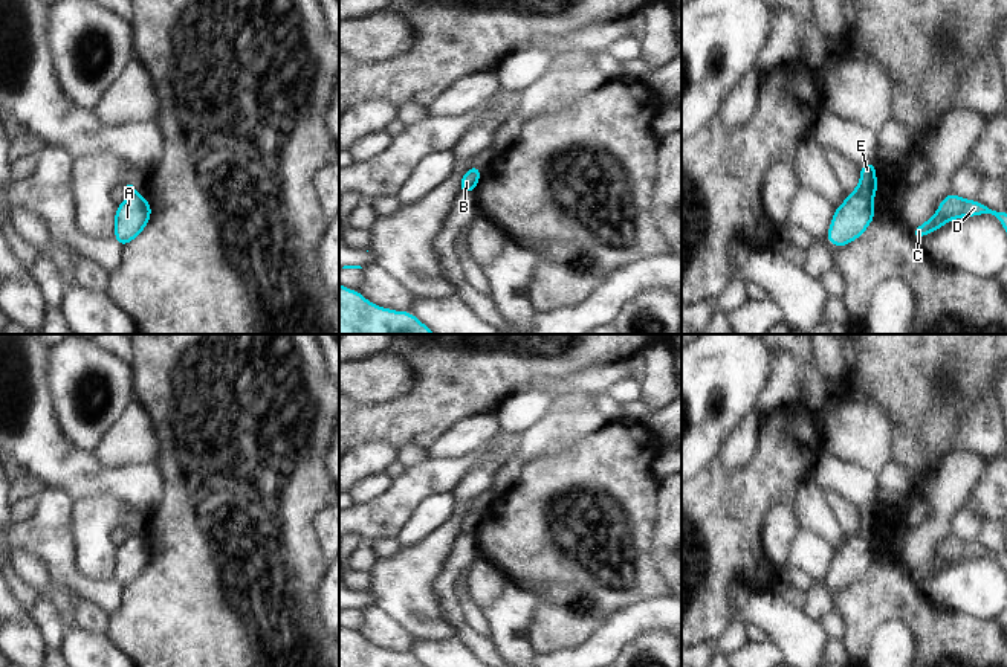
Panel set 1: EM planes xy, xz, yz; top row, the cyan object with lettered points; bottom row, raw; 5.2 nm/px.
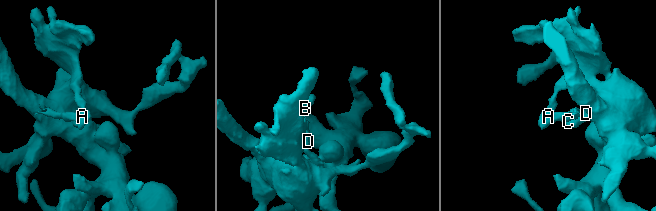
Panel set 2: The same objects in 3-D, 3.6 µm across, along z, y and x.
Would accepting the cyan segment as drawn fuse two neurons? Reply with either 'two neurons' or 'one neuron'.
two neurons

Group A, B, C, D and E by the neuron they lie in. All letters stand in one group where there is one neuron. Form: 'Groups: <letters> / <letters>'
Groups: A / B C D E.

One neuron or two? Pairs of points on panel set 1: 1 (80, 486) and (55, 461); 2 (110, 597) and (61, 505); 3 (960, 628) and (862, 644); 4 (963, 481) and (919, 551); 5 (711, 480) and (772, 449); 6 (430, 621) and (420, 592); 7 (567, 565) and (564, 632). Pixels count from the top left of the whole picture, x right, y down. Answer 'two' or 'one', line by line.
1: one
2: one
3: one
4: one
5: one
6: one
7: one

